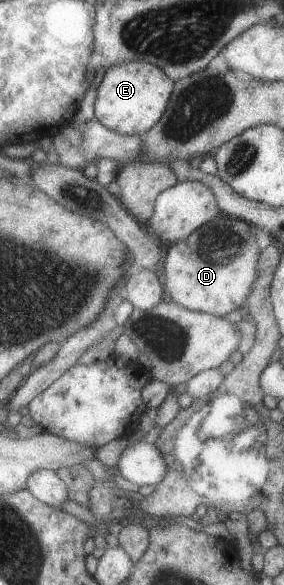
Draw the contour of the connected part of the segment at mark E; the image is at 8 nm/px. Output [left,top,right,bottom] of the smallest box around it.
[95,60,174,135]

